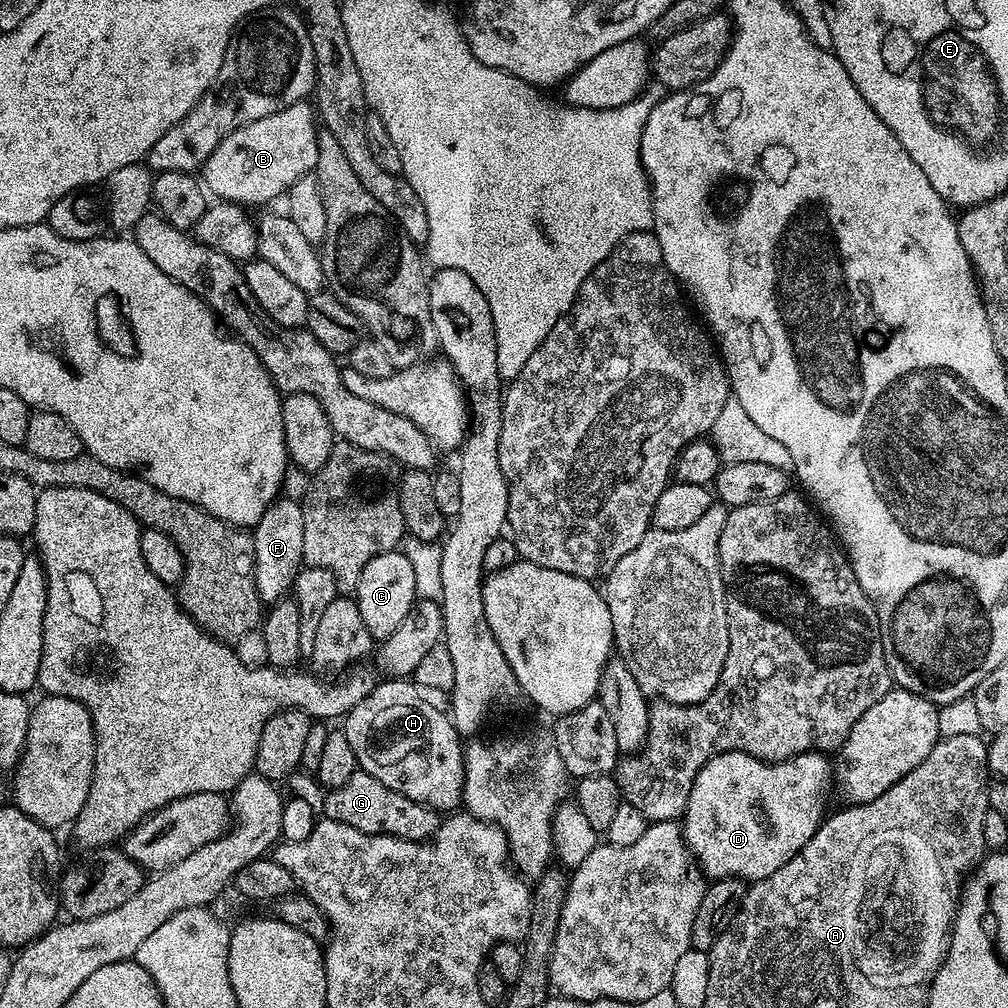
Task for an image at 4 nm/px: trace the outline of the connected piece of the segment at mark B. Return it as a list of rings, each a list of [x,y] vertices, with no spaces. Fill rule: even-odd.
[[[308,102],[291,104],[266,118],[243,124],[210,154],[202,169],[202,183],[220,202],[268,204],[287,193],[298,178],[309,175],[318,162],[318,116]]]

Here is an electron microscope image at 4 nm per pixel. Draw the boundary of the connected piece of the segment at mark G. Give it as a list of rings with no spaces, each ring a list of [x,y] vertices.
[[[363,770],[351,774],[337,788],[325,791],[323,815],[329,820],[354,826],[354,830],[362,830],[362,834],[397,836],[407,840],[428,839],[436,833],[442,819],[441,813],[435,808],[414,802],[414,798],[406,798],[406,794],[398,794],[398,790],[390,790],[390,786],[378,782],[378,778]]]

